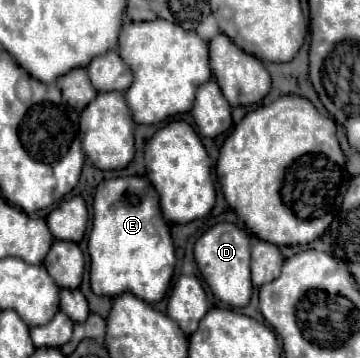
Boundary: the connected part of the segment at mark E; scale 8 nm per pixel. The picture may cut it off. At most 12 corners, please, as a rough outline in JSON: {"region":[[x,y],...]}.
{"region":[[148,177],[96,187],[96,295],[166,295],[176,255]]}

